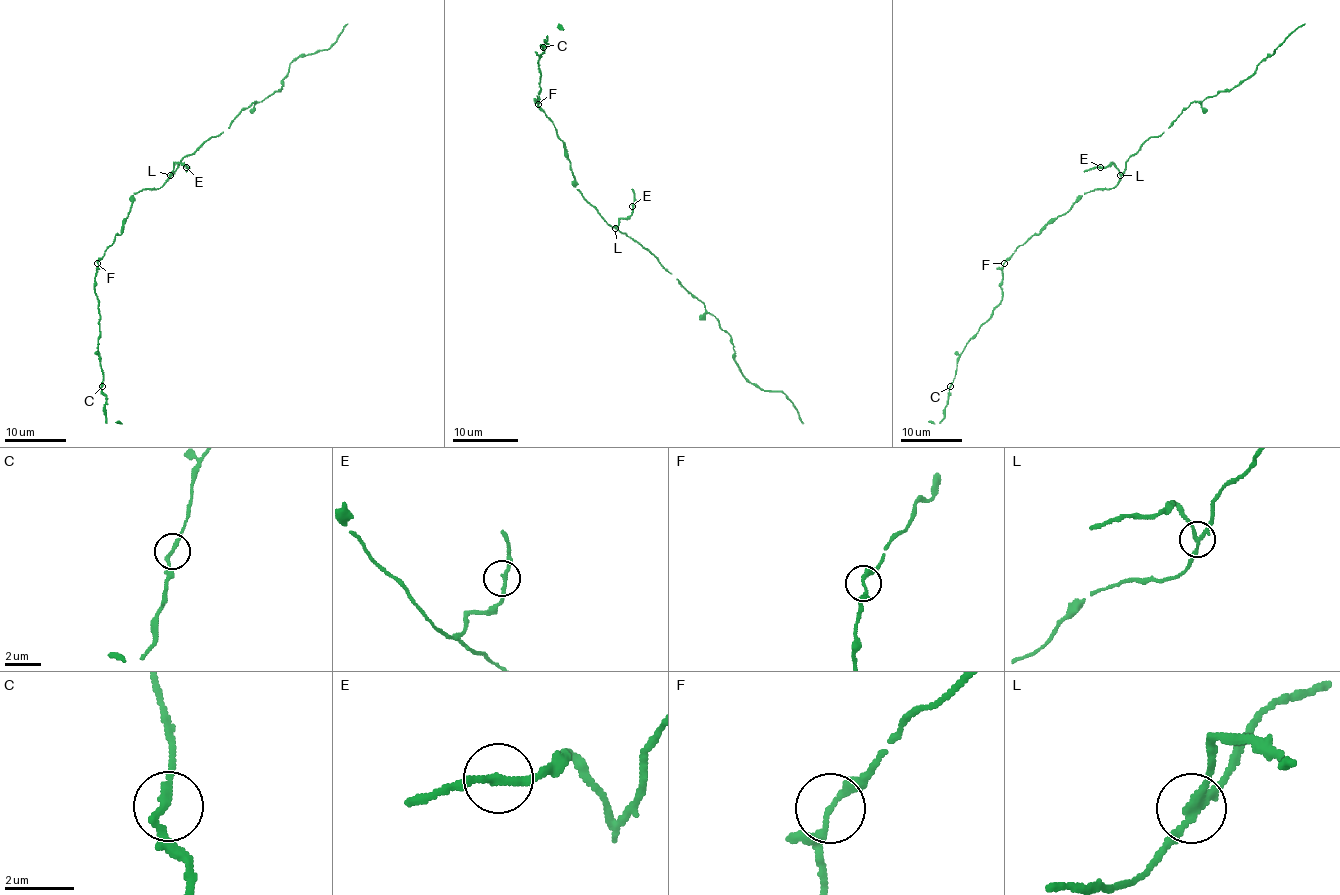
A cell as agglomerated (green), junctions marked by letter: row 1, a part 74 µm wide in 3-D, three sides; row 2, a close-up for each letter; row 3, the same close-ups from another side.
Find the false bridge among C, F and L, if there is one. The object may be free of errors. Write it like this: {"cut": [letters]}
{"cut": ["L"]}

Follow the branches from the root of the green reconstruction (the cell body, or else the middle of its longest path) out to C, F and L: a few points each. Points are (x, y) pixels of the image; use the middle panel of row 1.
C: (597, 211), (576, 189), (566, 147), (558, 137), (553, 122), (535, 103), (540, 93), (538, 60), (543, 47)
F: (597, 211), (576, 189), (566, 147), (538, 104)
L: (597, 211), (615, 227)

